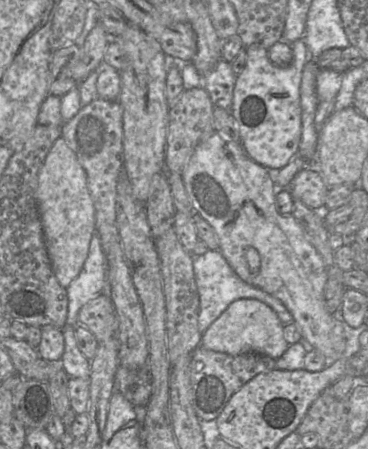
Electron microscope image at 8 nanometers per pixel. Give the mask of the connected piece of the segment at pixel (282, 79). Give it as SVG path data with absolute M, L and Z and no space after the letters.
M298 39L291 44L293 60L288 67L274 65L269 57L268 50L261 47L246 48L246 65L237 76L231 113L237 121L241 145L246 154L255 162L272 171L273 173L287 165L295 156L299 155L299 144L302 135L300 88L302 72L305 63L312 60L303 39Z

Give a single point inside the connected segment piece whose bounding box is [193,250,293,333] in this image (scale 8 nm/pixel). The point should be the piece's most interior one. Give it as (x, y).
(218, 286)

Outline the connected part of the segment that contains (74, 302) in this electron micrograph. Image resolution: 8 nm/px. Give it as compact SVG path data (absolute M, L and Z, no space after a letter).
M97 234L91 238L89 251L79 275L66 289L68 310L66 324L78 325L81 307L102 293L107 293L106 259Z

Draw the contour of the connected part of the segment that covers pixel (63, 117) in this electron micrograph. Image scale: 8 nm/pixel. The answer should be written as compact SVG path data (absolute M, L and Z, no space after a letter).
M73 88L62 97L47 94L39 107L37 124L62 126L64 122L71 120L79 112L80 101L78 88Z

